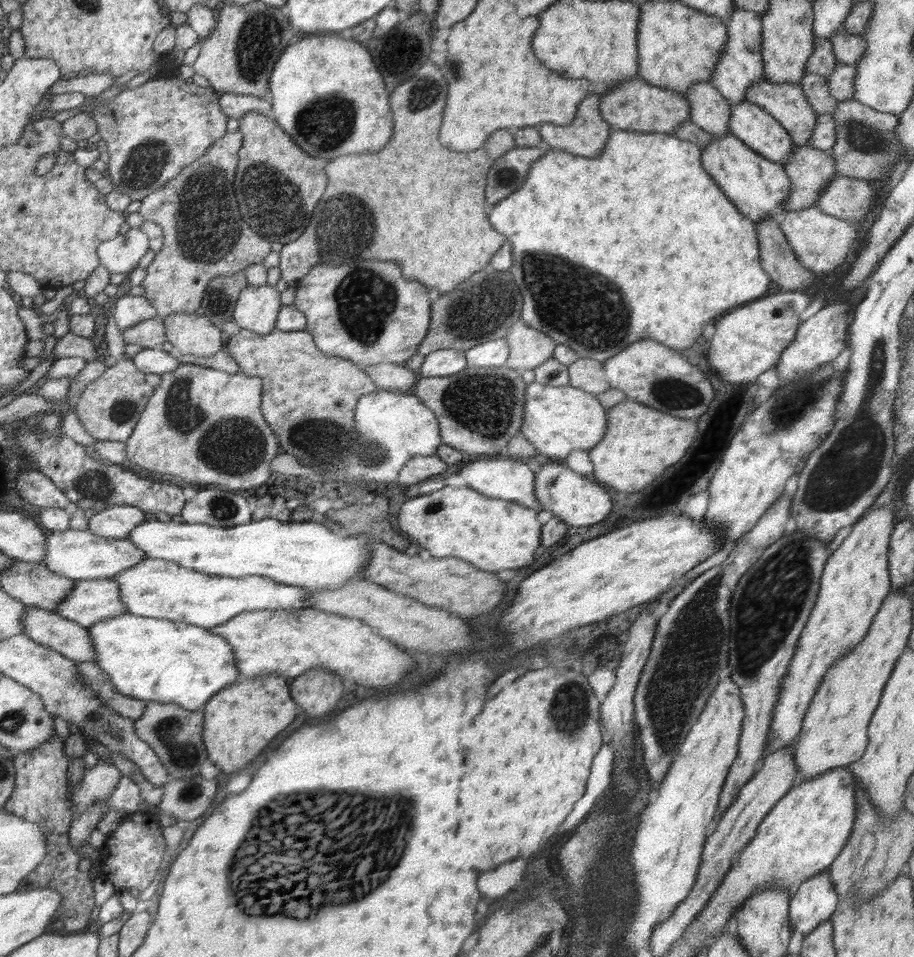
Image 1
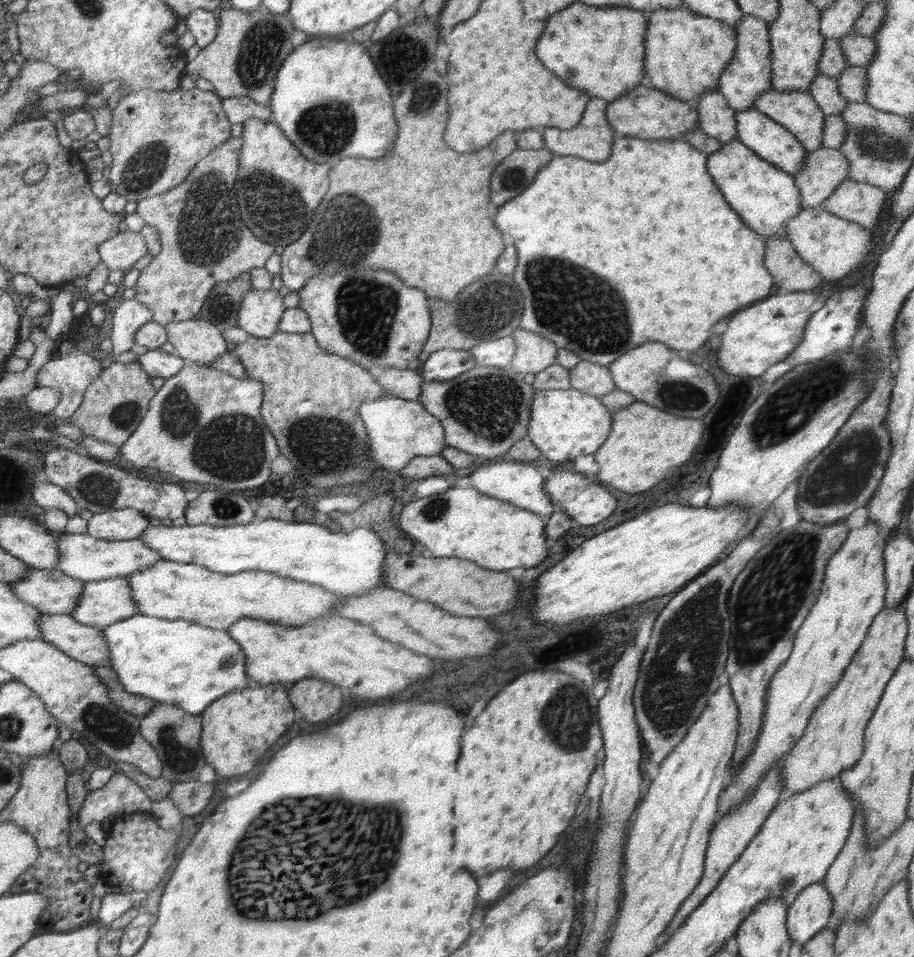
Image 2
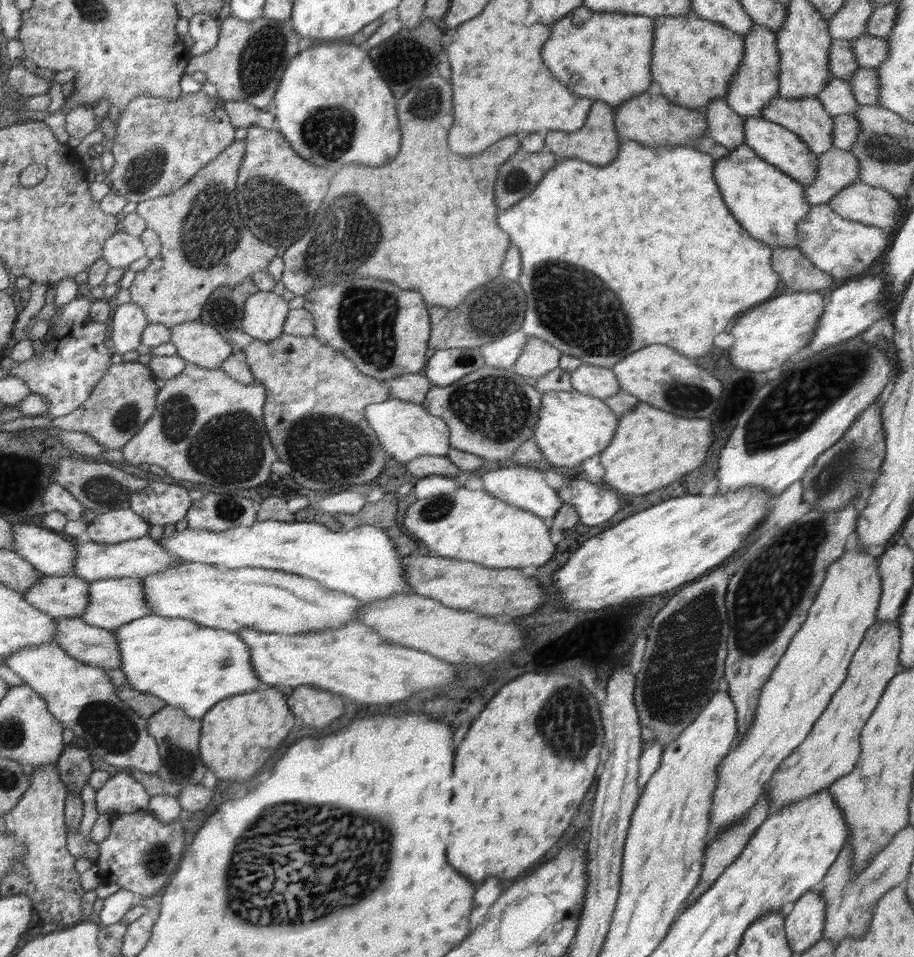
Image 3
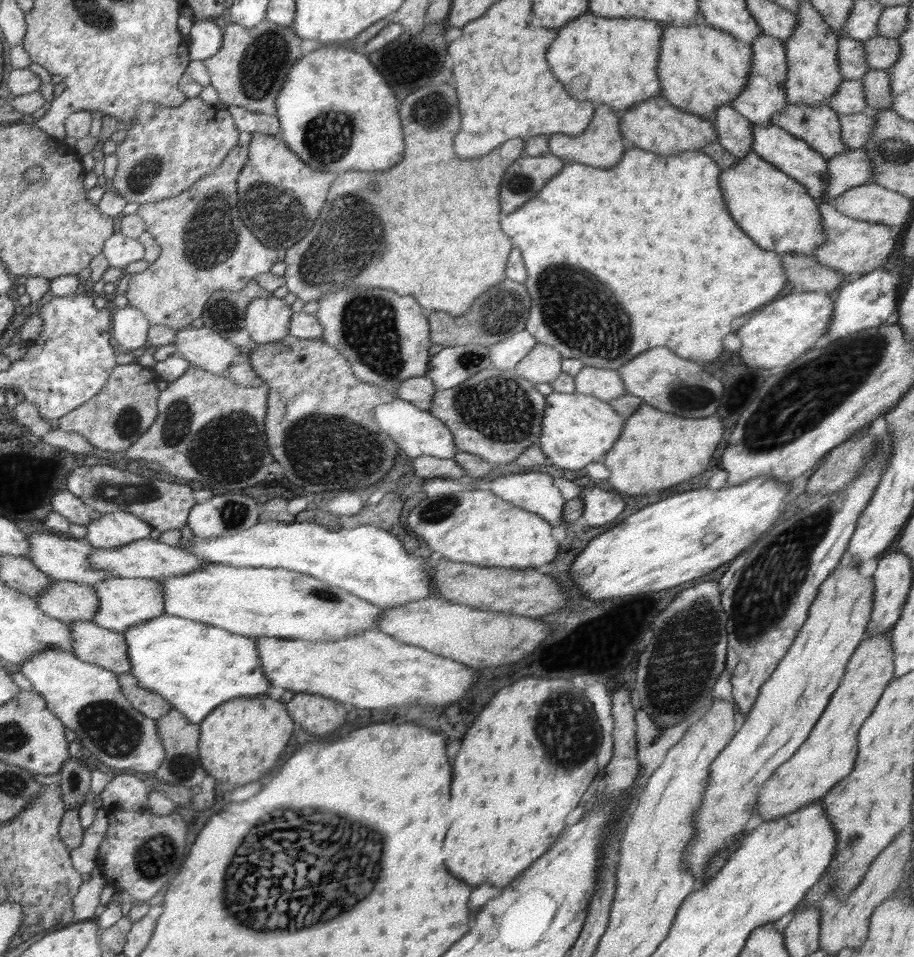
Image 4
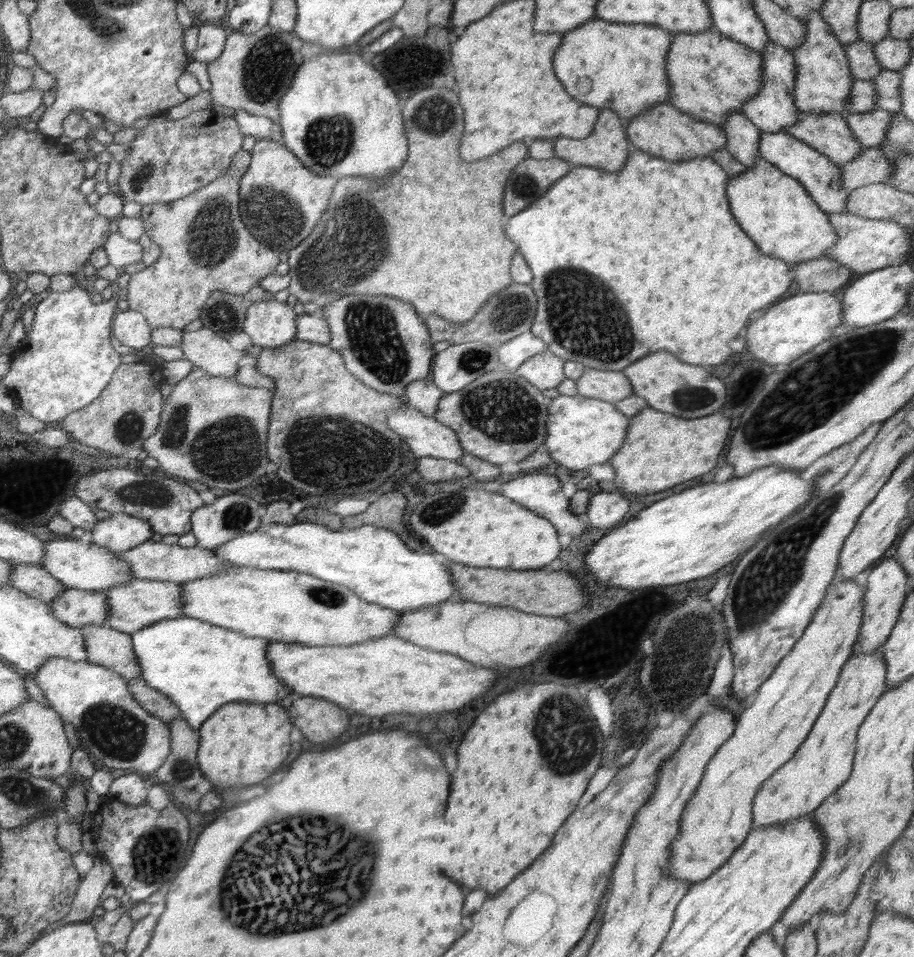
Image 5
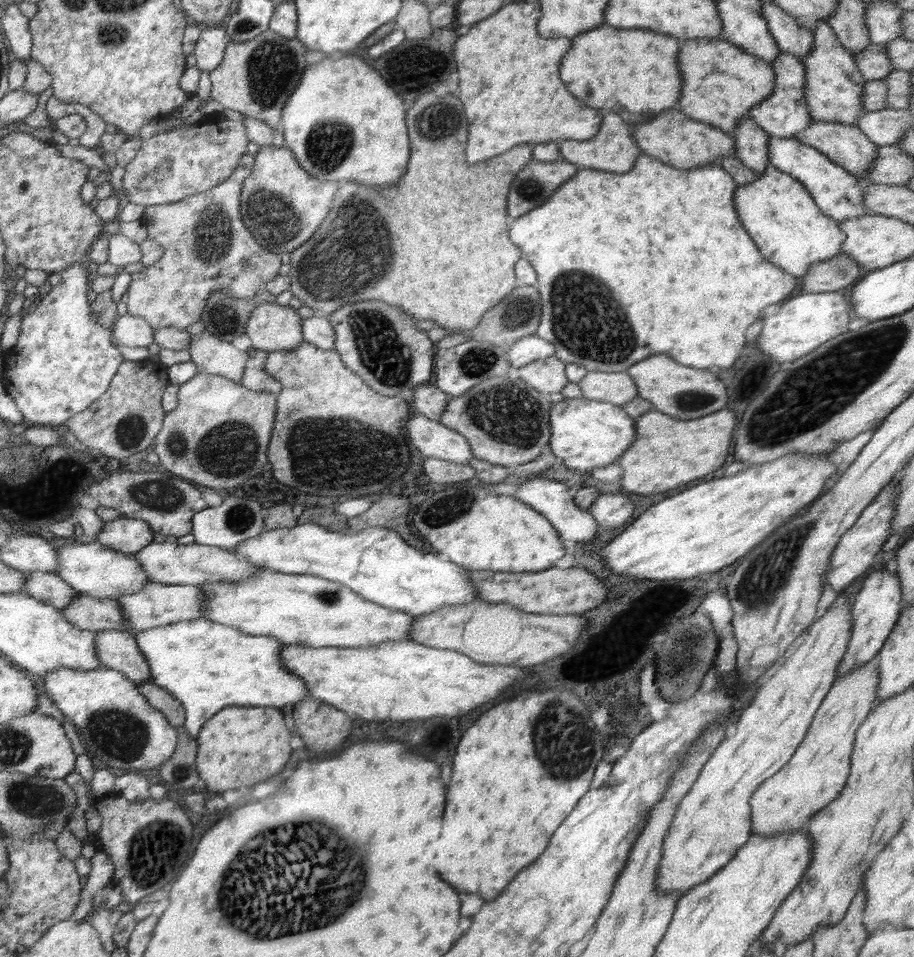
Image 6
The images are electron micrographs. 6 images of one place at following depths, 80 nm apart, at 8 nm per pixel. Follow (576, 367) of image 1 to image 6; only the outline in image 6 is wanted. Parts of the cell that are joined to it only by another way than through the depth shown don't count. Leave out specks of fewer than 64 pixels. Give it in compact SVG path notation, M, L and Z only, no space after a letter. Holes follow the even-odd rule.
M587 371L587 376L577 385L585 399L611 402L621 407L638 396L638 386L627 371Z

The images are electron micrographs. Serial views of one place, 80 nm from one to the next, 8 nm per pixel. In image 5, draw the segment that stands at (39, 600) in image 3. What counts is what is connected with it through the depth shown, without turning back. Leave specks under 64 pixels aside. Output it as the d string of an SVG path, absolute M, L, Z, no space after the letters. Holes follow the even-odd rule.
M67 587L49 602L52 614L71 627L104 626L110 614L107 594Z

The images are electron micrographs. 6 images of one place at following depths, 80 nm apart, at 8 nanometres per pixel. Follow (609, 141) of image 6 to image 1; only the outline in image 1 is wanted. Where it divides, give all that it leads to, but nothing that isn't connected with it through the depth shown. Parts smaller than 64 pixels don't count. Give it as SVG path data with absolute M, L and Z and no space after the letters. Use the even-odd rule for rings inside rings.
M588 93L579 106L575 120L570 124L540 124L538 129L542 141L552 149L585 157L598 157L611 140L610 126L600 118L598 104L602 104L601 95Z

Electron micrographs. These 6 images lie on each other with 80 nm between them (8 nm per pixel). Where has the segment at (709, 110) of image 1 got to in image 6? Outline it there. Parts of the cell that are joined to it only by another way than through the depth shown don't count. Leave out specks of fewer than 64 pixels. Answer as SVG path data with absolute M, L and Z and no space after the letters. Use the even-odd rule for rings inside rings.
M744 116L732 135L736 140L735 157L756 174L766 172L767 166L770 165L769 141L771 136L768 135L768 132L764 131L759 123Z

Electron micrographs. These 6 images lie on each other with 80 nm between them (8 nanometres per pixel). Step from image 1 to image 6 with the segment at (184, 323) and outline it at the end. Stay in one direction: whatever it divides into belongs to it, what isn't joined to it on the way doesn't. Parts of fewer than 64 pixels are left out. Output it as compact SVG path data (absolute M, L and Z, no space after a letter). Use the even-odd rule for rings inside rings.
M206 330L190 335L187 350L190 352L190 360L199 370L232 379L237 383L242 380L249 360L246 352L236 350L234 345L228 344L228 340L222 342Z

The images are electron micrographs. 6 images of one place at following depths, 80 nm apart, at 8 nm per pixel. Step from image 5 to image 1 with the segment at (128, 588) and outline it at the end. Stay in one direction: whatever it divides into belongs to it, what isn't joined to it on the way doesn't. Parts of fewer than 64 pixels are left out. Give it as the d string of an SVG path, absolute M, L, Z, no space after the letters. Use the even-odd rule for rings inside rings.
M113 578L79 580L75 588L55 608L55 613L89 627L95 622L117 617L127 612L122 591Z

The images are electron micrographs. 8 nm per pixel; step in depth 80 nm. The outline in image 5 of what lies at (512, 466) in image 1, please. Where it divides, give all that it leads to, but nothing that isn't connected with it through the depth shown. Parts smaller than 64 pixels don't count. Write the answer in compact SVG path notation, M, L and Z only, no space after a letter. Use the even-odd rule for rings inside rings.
M530 473L520 476L520 478L514 478L514 480L506 482L506 484L502 484L500 495L506 496L510 500L516 500L516 503L525 506L530 511L551 520L556 530L562 534L570 534L575 537L584 533L584 530L589 527L586 516L572 514L571 506L568 506L568 496L562 494L560 482L554 476Z

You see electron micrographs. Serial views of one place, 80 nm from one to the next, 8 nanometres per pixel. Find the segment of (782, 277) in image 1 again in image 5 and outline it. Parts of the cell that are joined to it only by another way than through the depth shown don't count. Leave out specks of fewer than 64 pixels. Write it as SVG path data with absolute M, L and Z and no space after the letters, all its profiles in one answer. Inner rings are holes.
M828 256L818 257L789 266L792 280L803 292L832 292L844 286L854 270L842 266L837 260Z

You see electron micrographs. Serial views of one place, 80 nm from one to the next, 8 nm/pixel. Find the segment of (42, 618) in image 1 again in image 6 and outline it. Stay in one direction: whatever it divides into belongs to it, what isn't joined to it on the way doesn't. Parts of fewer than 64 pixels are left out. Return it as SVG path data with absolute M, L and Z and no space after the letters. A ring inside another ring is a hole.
M98 630L96 643L102 666L119 670L136 684L151 682L151 665L134 635L118 630Z

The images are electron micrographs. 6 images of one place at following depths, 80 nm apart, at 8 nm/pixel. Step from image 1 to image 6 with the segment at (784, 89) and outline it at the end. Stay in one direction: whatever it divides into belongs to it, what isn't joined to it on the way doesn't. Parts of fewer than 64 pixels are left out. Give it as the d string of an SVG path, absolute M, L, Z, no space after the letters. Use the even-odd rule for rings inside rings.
M812 121L800 134L797 134L798 141L813 146L822 154L825 154L832 162L844 167L850 174L863 177L867 168L873 163L877 155L877 146L854 125L846 125L839 122Z

